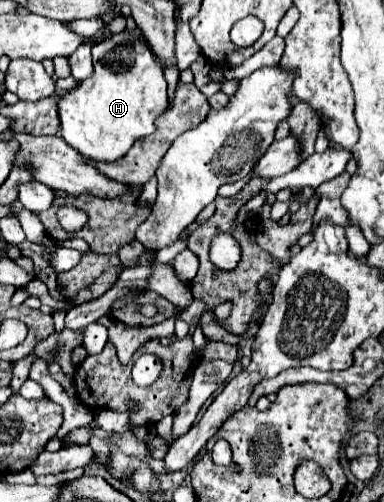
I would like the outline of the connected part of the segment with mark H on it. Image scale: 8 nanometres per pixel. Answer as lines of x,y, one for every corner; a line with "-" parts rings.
127,31
95,43
93,65
95,73
91,79
81,81
75,91
59,97
61,137
89,159
113,163
137,139
157,131
155,119
169,107
167,81
163,67
153,61
149,45
137,41

